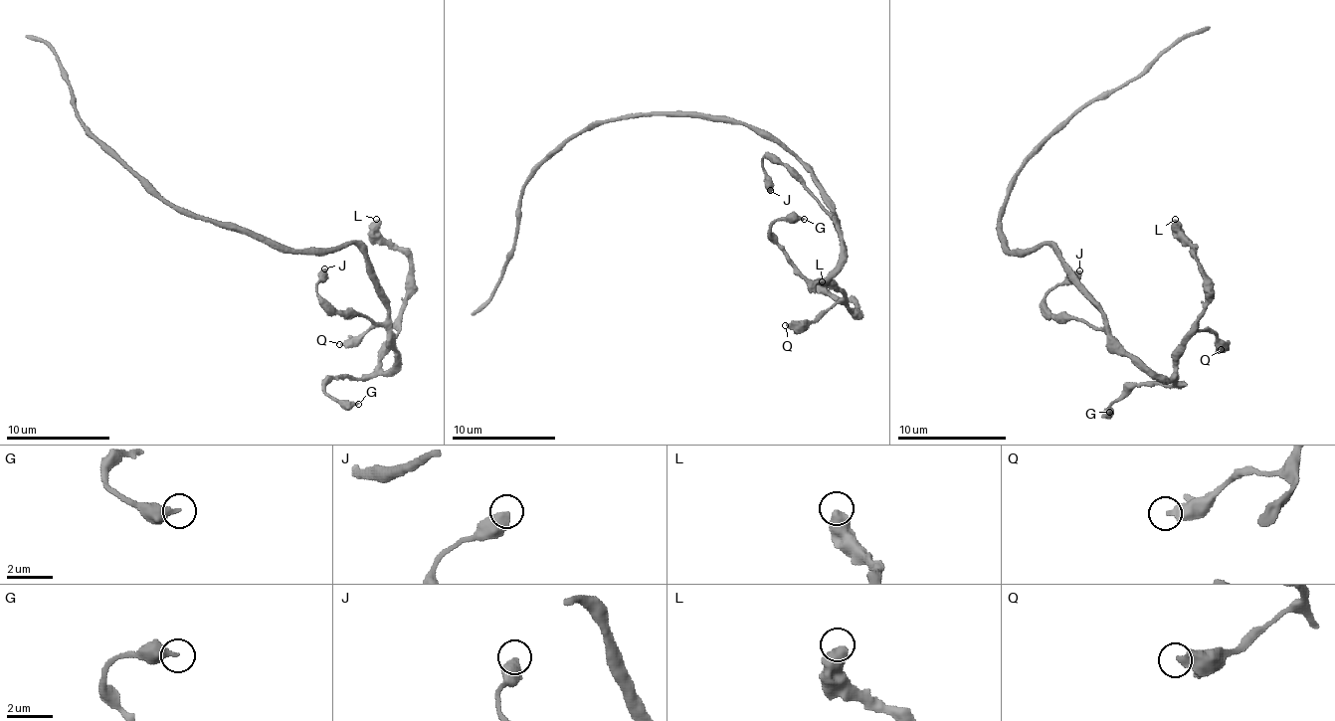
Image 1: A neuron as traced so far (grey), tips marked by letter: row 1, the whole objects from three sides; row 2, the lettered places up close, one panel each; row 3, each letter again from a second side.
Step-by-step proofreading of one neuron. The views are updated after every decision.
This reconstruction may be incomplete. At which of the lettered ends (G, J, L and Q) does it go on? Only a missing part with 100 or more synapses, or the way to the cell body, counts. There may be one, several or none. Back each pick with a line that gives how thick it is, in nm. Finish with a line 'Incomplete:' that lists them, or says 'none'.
Incomplete: none

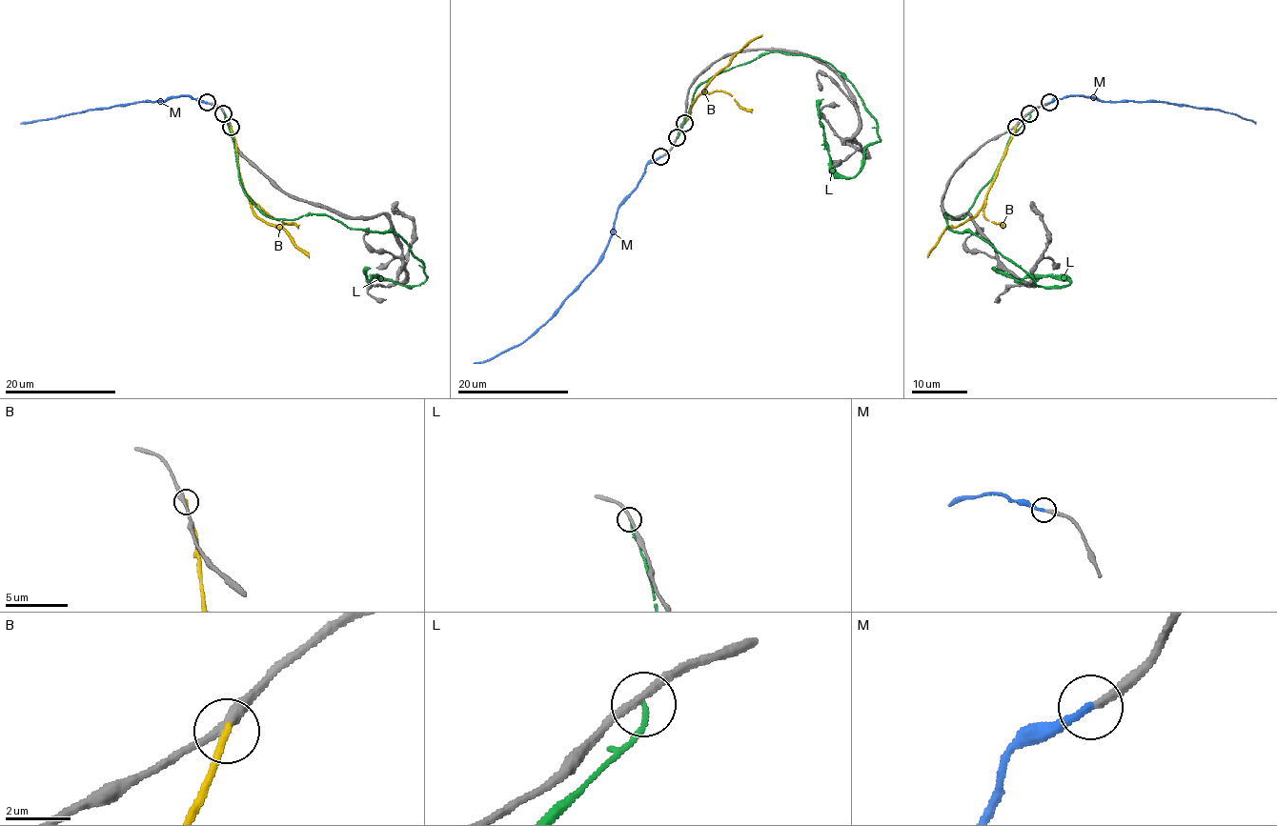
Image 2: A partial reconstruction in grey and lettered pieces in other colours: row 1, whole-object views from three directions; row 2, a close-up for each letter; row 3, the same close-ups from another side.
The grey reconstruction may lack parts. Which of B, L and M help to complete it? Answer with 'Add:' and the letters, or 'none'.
Add: M

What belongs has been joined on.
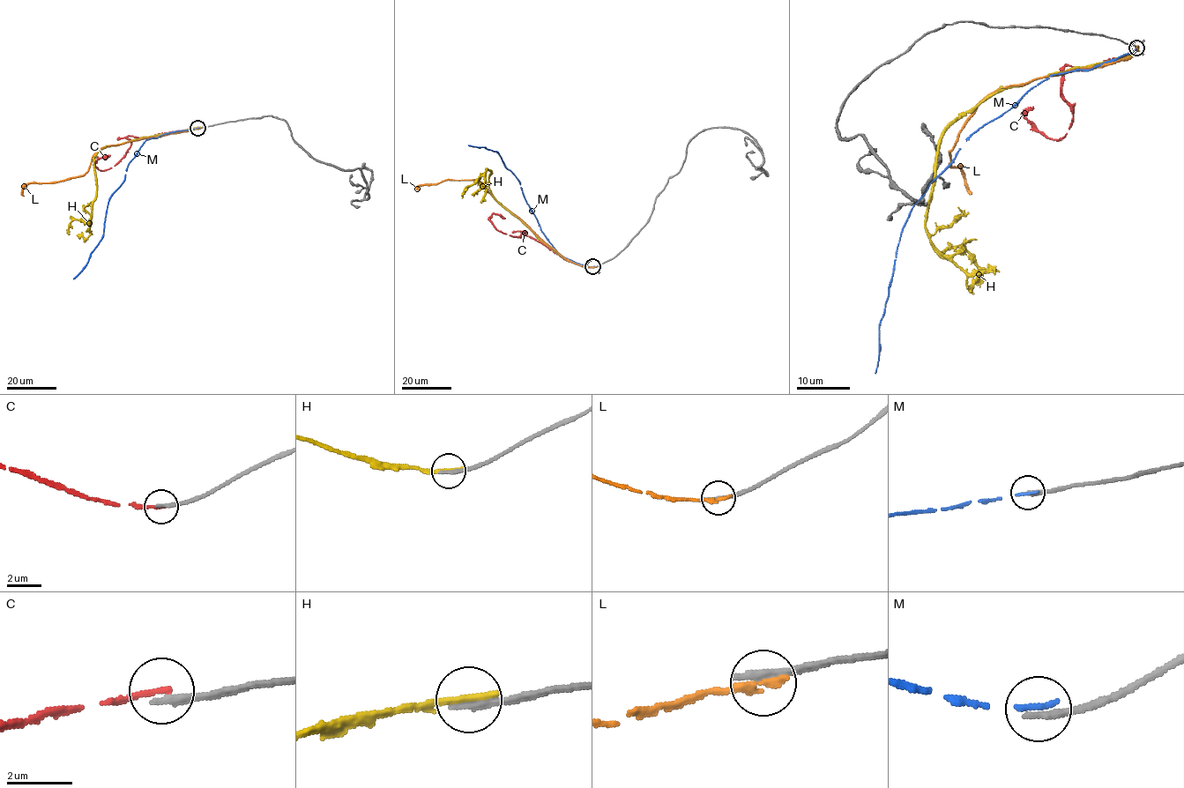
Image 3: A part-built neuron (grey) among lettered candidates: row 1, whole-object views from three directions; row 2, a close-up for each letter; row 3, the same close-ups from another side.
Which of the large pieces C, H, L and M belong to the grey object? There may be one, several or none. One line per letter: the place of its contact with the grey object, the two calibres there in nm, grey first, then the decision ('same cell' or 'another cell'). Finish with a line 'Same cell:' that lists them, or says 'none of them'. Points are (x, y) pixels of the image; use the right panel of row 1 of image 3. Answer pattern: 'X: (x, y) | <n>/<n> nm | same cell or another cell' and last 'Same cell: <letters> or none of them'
C: (1138, 46) | 240/190 nm | another cell
H: (1137, 47) | 260/280 nm | another cell
L: (1137, 48) | 280/240 nm | another cell
M: (1136, 48) | 240/170 nm | another cell
Same cell: none of them

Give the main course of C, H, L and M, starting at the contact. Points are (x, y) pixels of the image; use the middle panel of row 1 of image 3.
C: (592, 267), (566, 261), (522, 233), (526, 232), (517, 236), (499, 232), (490, 217), (495, 213), (505, 219)
H: (593, 267), (568, 261), (509, 211), (489, 190), (491, 172), (487, 168), (465, 188), (461, 198)
L: (593, 267), (580, 265), (562, 257), (476, 180), (447, 180), (423, 184), (419, 189)
M: (592, 266), (565, 258), (555, 249), (540, 230), (520, 182), (505, 167), (497, 152), (468, 145)

